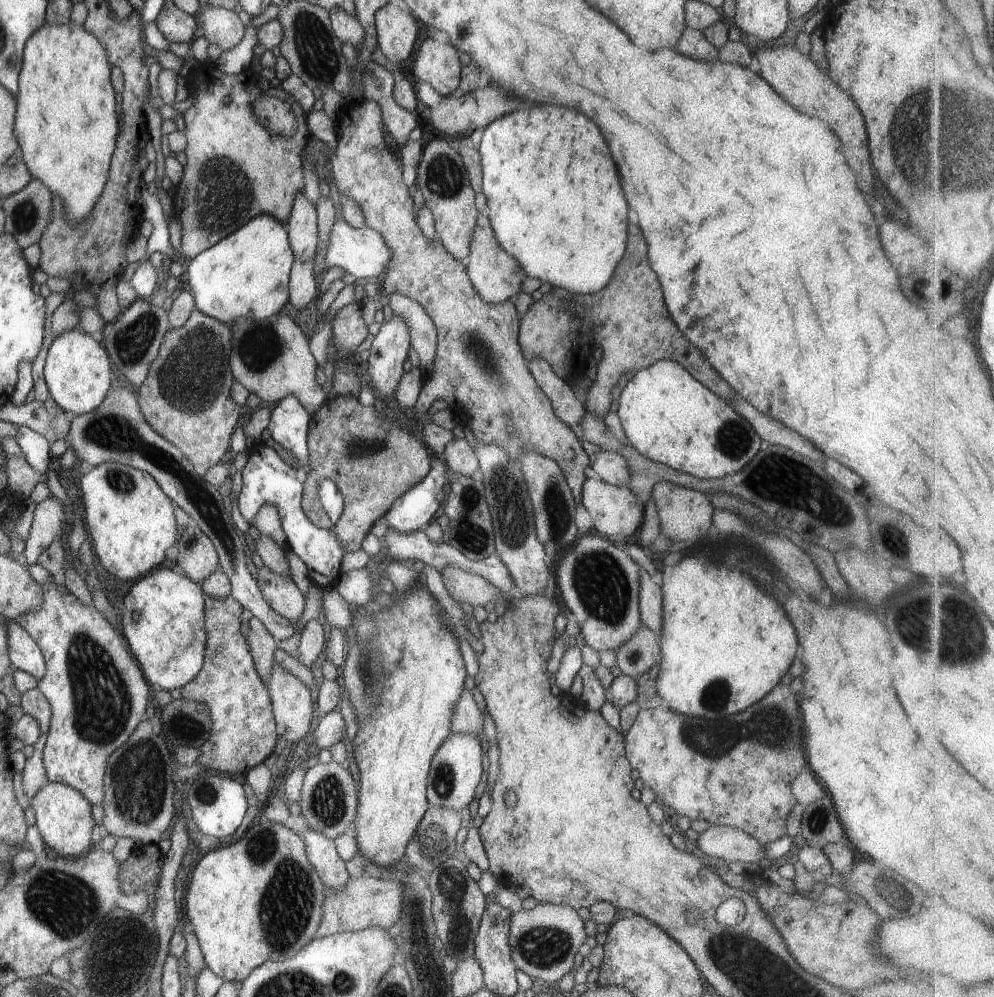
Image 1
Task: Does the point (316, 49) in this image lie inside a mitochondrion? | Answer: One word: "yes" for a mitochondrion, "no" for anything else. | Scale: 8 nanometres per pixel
yes

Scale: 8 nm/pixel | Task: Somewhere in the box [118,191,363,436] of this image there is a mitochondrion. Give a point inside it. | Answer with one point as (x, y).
(192, 377)

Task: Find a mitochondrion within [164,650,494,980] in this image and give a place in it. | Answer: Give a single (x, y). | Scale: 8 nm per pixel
(287, 901)

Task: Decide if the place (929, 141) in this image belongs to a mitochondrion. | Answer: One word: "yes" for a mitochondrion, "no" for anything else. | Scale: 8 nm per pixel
yes

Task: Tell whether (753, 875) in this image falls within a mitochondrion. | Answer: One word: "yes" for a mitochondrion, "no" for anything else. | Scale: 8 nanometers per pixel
no

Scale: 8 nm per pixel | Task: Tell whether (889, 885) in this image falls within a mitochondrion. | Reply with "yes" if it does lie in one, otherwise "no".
yes

